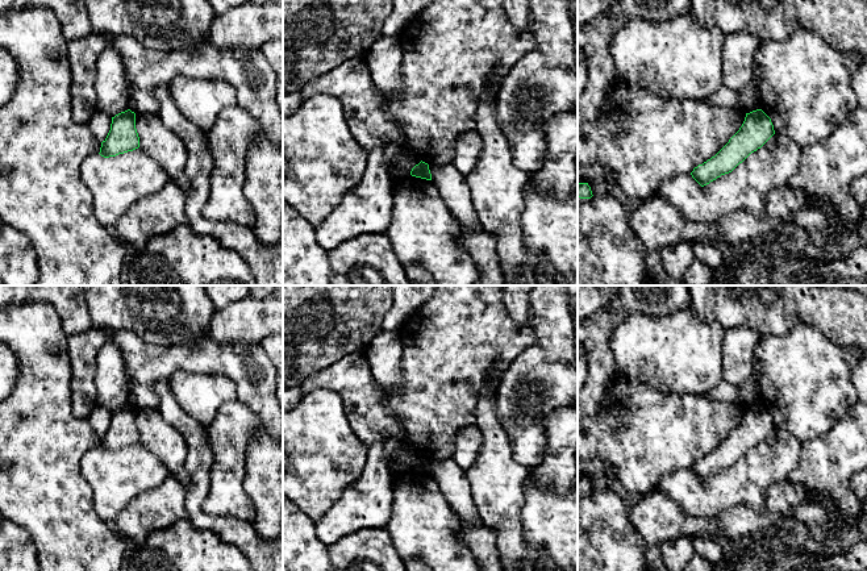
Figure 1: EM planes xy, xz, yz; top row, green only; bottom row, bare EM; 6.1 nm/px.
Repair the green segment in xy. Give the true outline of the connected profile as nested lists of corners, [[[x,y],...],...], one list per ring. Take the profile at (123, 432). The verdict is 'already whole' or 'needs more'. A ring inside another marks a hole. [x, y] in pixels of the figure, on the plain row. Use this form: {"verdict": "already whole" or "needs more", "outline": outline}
{"verdict": "already whole", "outline": [[[130,404],[112,412],[111,425],[101,437],[100,450],[116,451],[139,442],[139,432],[136,424],[136,408]]]}

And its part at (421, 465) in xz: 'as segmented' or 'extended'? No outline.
as segmented

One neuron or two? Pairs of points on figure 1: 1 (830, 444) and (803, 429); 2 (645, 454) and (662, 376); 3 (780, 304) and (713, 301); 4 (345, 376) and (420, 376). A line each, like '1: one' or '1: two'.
1: two
2: two
3: one
4: two

